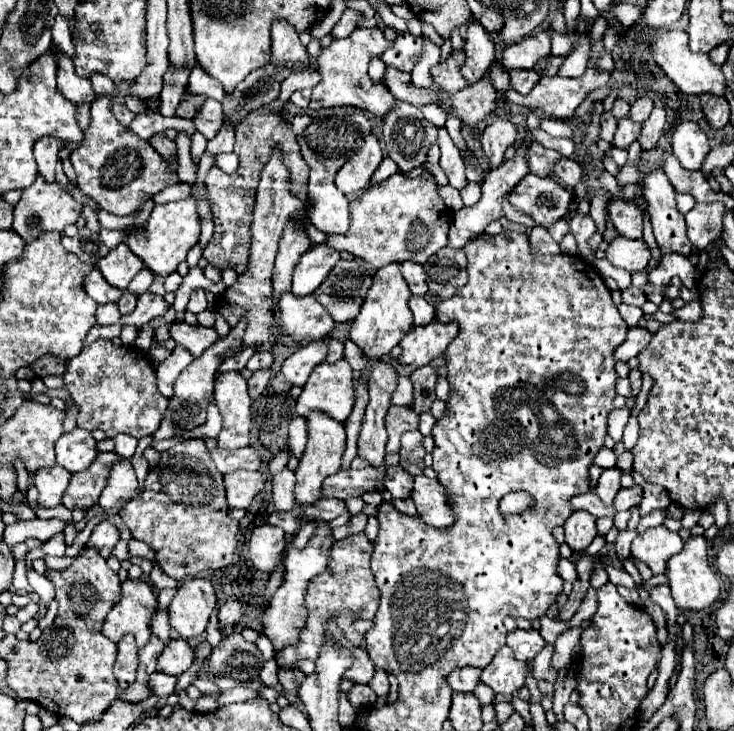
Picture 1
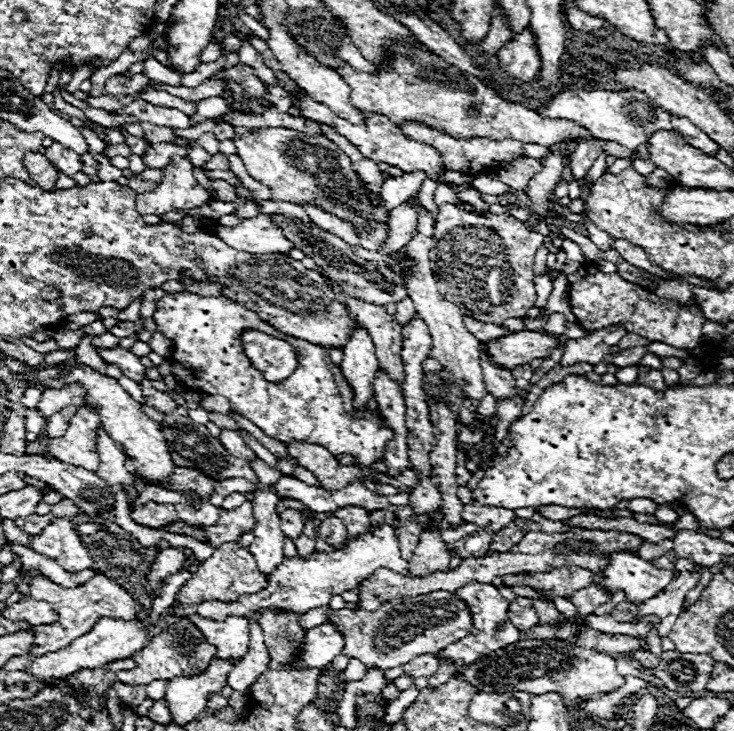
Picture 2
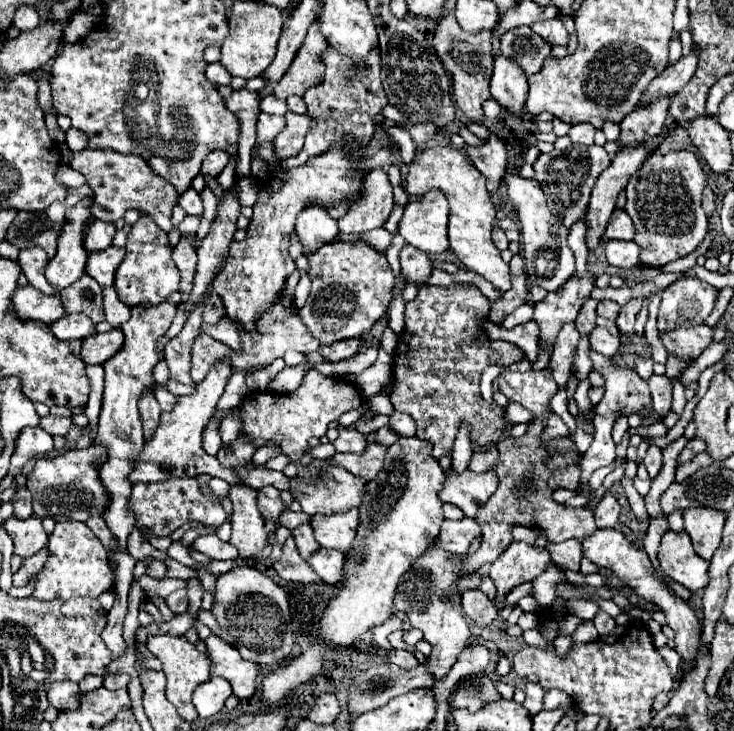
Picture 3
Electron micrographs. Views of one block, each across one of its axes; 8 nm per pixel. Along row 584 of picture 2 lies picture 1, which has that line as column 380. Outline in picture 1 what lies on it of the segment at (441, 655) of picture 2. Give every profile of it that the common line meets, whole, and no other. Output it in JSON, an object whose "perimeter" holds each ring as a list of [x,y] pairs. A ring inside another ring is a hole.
{"perimeter":[[[368,466],[364,470],[340,470],[338,474],[326,478],[322,486],[324,498],[352,498],[366,492],[384,492],[386,466]]]}

